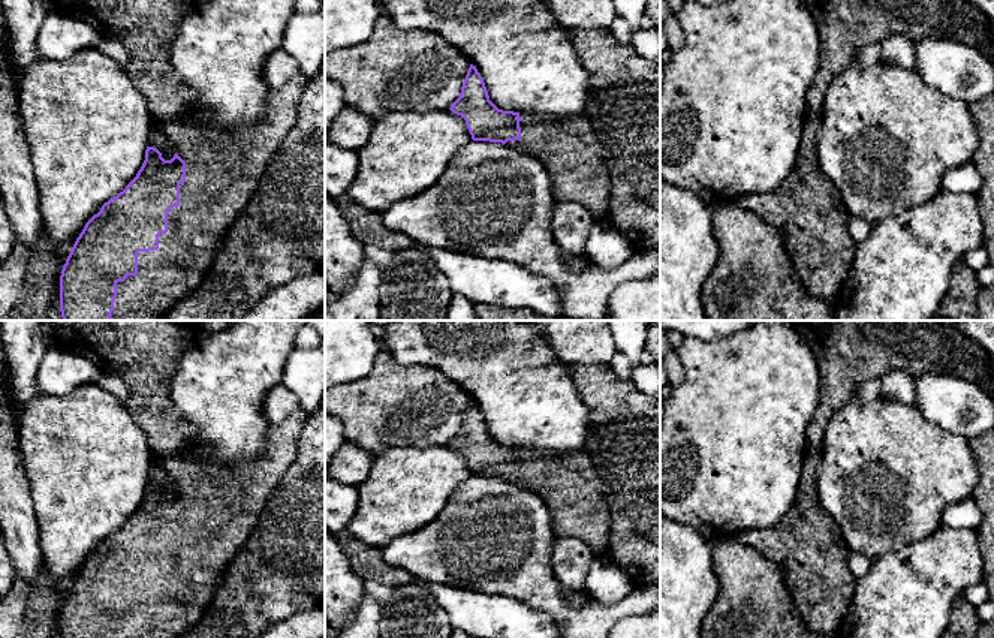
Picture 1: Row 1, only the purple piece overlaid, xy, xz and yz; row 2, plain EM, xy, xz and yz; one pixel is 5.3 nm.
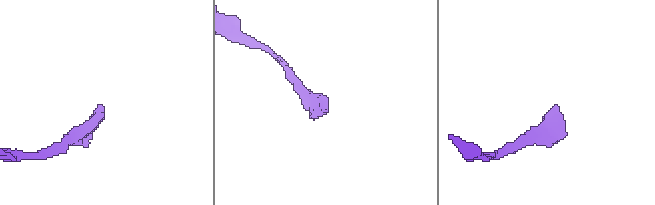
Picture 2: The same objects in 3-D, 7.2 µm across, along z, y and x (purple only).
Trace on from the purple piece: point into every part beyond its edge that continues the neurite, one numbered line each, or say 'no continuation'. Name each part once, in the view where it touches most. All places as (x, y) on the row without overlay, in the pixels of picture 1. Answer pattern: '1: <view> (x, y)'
1: xy (223, 500)

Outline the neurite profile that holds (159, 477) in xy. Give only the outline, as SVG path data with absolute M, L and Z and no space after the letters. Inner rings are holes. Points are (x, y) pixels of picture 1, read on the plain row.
M157 455L151 457L147 482L157 484L165 496L171 496L175 490L175 485L169 479L168 473L156 466L157 458Z

